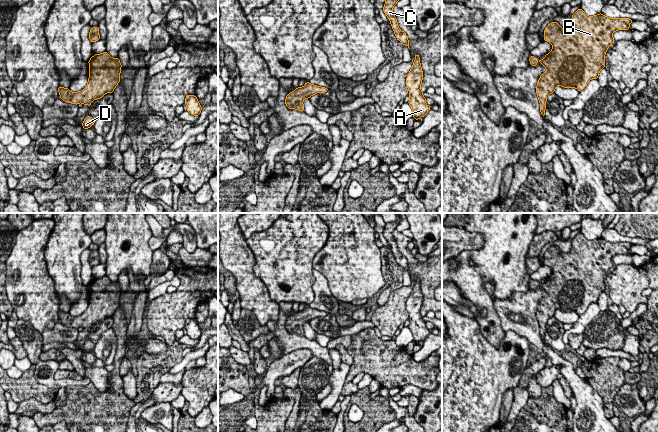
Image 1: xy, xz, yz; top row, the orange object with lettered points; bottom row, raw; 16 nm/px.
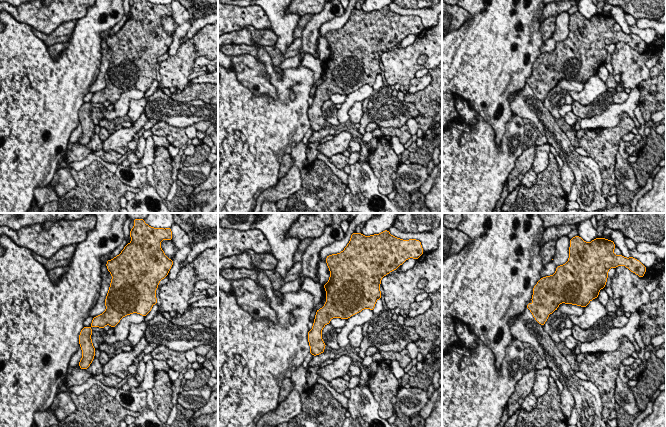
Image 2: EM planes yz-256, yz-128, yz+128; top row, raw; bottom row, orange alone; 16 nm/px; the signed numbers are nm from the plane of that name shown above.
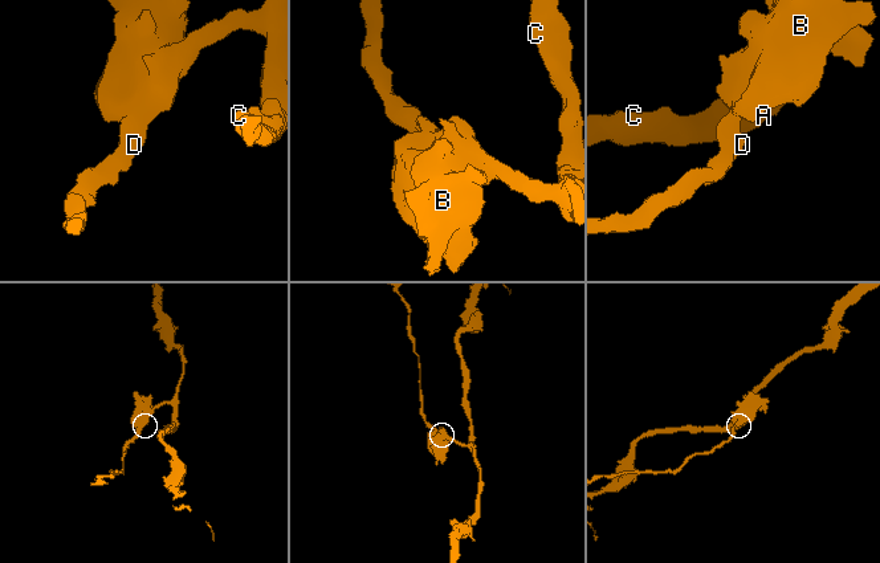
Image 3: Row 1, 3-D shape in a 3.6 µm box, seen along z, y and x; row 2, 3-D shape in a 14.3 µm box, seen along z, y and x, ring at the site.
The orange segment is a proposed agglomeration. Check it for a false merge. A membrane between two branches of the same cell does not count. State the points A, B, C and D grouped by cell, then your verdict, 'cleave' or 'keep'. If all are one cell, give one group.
A B C D; keep

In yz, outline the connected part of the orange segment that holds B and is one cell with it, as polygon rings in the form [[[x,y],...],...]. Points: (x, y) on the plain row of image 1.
[[[580,232],[571,242],[571,248],[568,253],[563,253],[558,246],[551,246],[544,254],[544,265],[552,268],[552,274],[545,279],[543,284],[538,285],[534,280],[530,280],[529,285],[532,290],[536,290],[538,286],[544,289],[546,296],[540,300],[537,310],[536,318],[540,326],[540,336],[545,341],[546,324],[548,320],[555,315],[557,309],[564,312],[576,312],[578,315],[583,314],[591,303],[597,303],[600,295],[605,292],[605,278],[610,268],[614,267],[612,258],[617,254],[628,254],[630,248],[633,246],[629,242],[609,242],[602,237],[594,240],[588,240]]]

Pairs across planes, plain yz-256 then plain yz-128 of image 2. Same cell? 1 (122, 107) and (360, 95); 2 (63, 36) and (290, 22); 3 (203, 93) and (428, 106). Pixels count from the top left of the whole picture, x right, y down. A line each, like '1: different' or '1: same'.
1: same
2: different
3: same

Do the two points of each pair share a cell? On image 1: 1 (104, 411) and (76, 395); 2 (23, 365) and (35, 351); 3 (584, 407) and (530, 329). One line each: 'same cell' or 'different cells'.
1: same cell
2: different cells
3: same cell

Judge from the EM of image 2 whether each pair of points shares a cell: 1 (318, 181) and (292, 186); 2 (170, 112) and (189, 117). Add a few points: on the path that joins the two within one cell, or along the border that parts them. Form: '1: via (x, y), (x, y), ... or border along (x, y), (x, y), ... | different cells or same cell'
1: border along (302, 186), (286, 198) | different cells
2: via (175, 113), (184, 114) | same cell

